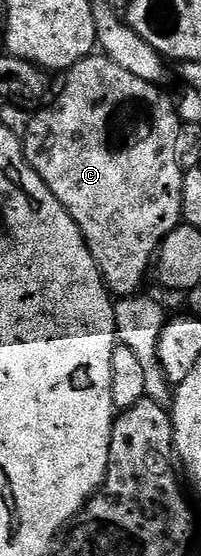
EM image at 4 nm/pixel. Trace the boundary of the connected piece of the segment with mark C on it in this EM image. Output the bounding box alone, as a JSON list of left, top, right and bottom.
[23,53,185,297]

